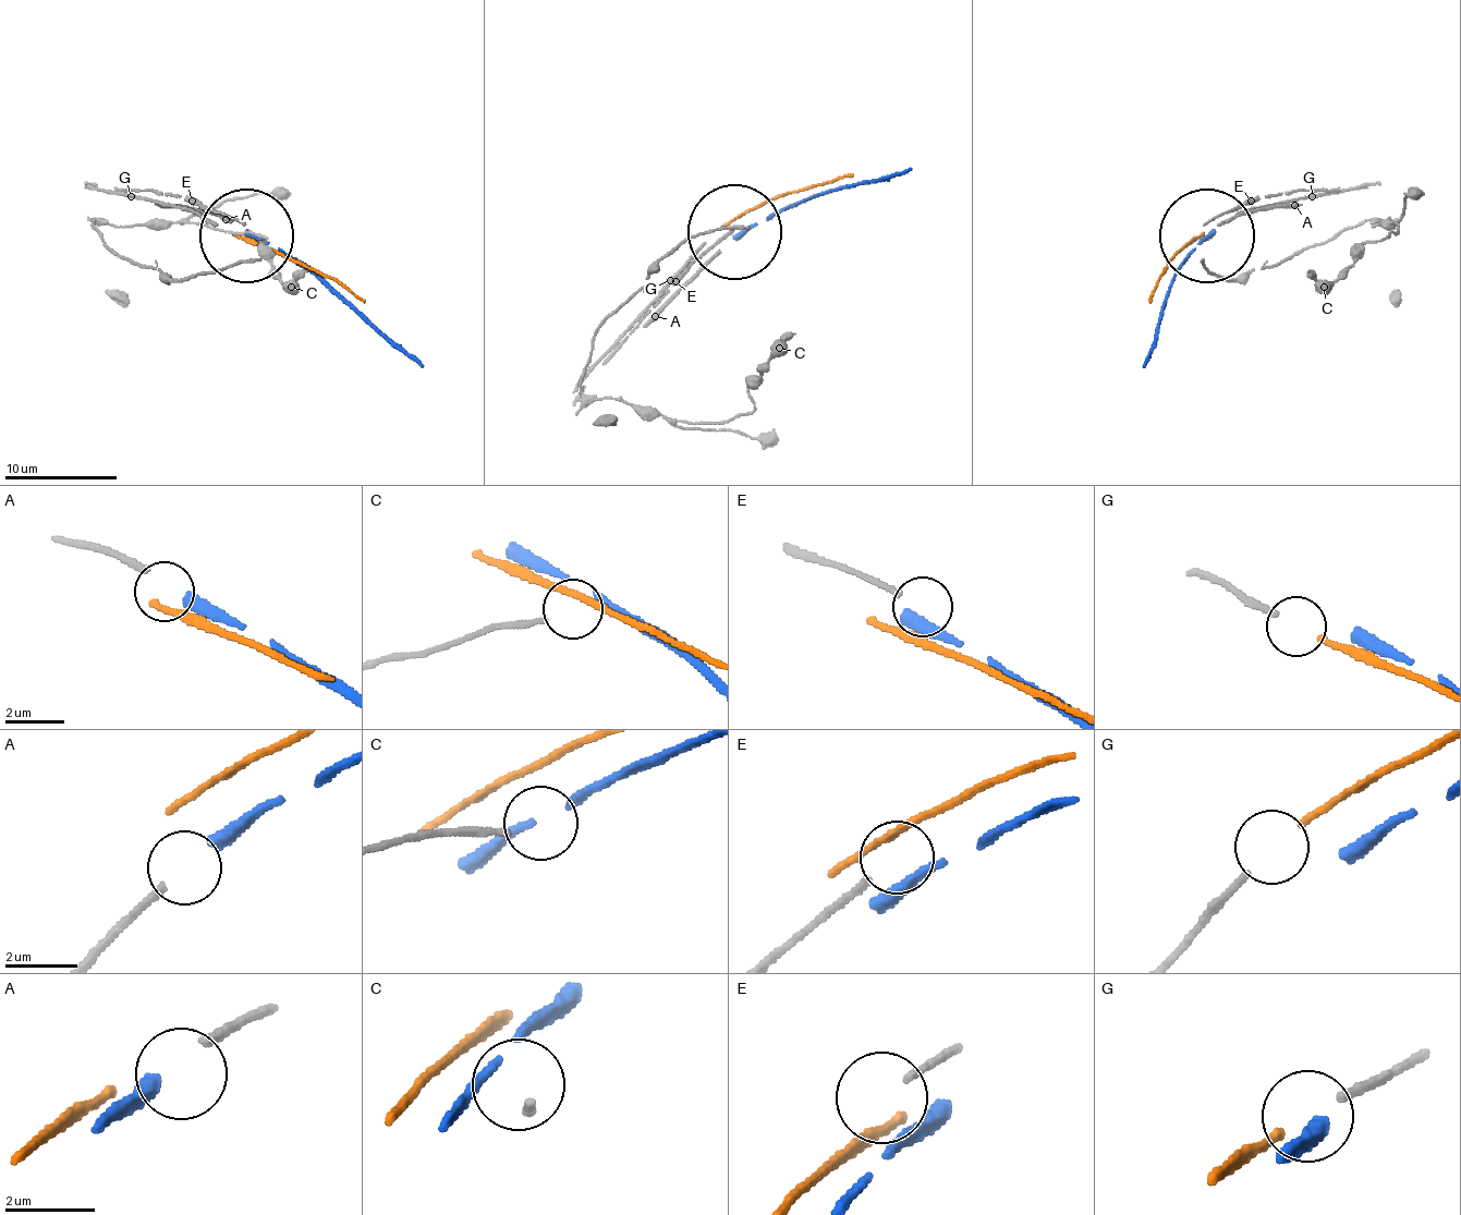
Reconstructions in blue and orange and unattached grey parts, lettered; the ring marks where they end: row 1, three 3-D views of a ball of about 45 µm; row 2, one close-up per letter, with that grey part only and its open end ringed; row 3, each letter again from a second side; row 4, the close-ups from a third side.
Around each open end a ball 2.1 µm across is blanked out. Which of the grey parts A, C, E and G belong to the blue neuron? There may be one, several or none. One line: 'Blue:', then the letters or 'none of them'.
Blue: A

